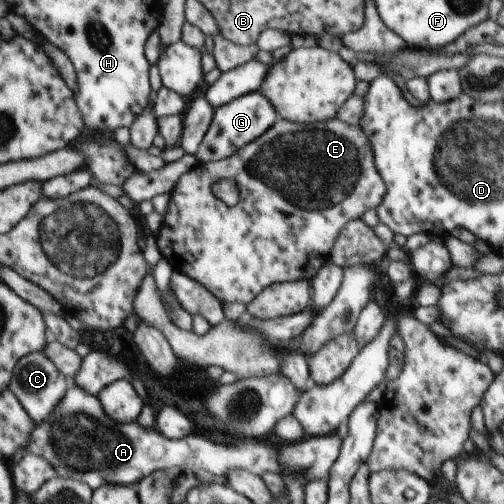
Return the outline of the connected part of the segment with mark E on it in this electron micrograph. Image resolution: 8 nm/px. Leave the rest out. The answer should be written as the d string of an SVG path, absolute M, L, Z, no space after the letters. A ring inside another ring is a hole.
M278 117L268 132L259 136L254 142L248 143L238 153L208 164L198 162L192 170L185 172L178 179L174 190L169 196L169 205L167 212L163 216L163 223L156 234L157 245L162 257L166 258L174 271L184 272L186 276L203 284L221 303L242 303L246 306L272 283L299 281L302 279L310 280L319 272L323 264L329 260L331 250L336 244L340 231L351 221L361 219L366 210L380 206L386 191L386 185L375 167L371 144L358 125L350 126L336 117L324 122L308 124L293 123ZM222 178L234 179L240 189L240 201L235 206L226 205L212 193L212 185L222 180Z

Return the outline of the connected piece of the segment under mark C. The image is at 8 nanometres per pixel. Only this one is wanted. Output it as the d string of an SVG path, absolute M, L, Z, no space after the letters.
M42 351L33 352L19 360L9 387L19 397L20 404L27 409L36 425L44 423L52 416L57 405L64 400L69 388L68 378Z

